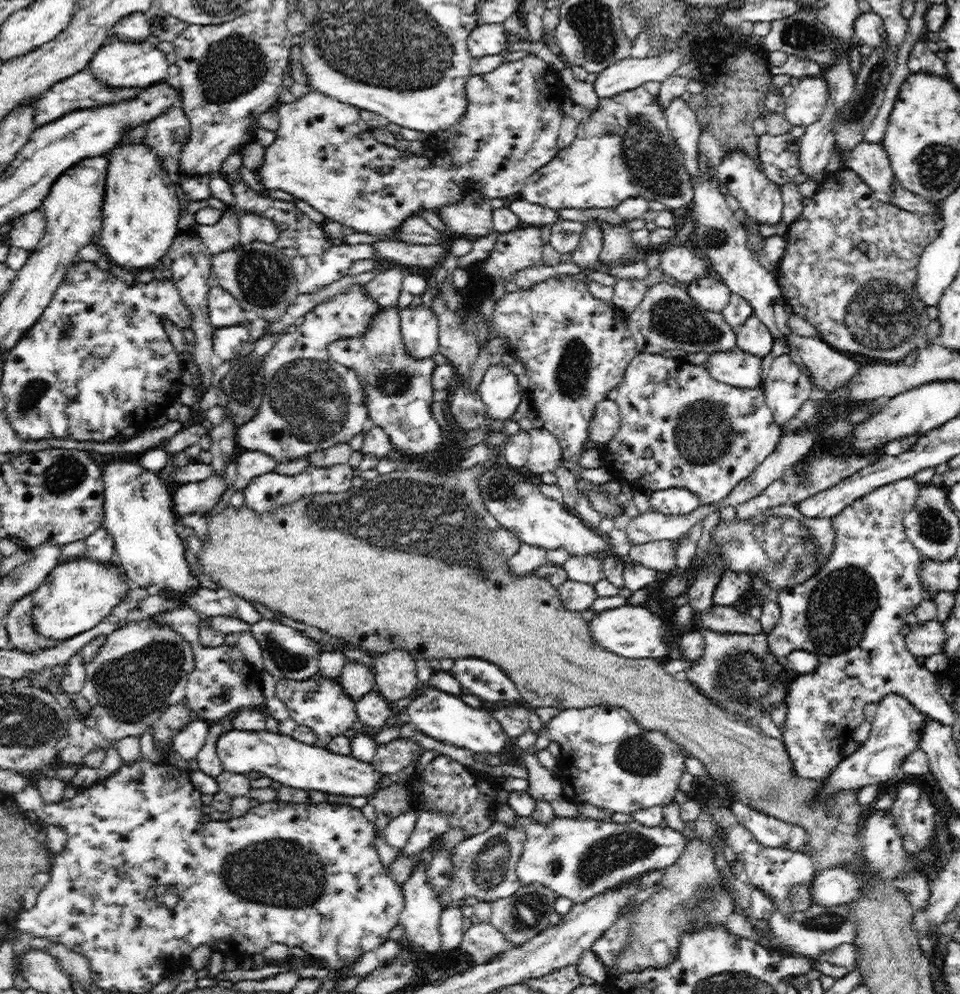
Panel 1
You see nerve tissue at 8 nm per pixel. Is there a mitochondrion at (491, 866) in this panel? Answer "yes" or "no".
yes

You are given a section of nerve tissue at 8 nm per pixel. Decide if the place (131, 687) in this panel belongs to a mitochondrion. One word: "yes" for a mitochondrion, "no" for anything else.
yes

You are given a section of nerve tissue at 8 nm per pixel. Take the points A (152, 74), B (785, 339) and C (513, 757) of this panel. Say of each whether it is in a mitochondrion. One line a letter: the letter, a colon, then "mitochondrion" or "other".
A: other
B: other
C: other

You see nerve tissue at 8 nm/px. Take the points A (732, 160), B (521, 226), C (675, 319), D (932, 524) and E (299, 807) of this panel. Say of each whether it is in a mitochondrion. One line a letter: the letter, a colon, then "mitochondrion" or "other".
A: other
B: other
C: mitochondrion
D: mitochondrion
E: other

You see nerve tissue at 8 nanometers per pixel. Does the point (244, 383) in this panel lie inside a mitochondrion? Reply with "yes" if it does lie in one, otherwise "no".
yes

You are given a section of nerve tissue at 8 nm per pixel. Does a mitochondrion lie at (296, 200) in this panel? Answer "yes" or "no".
no

